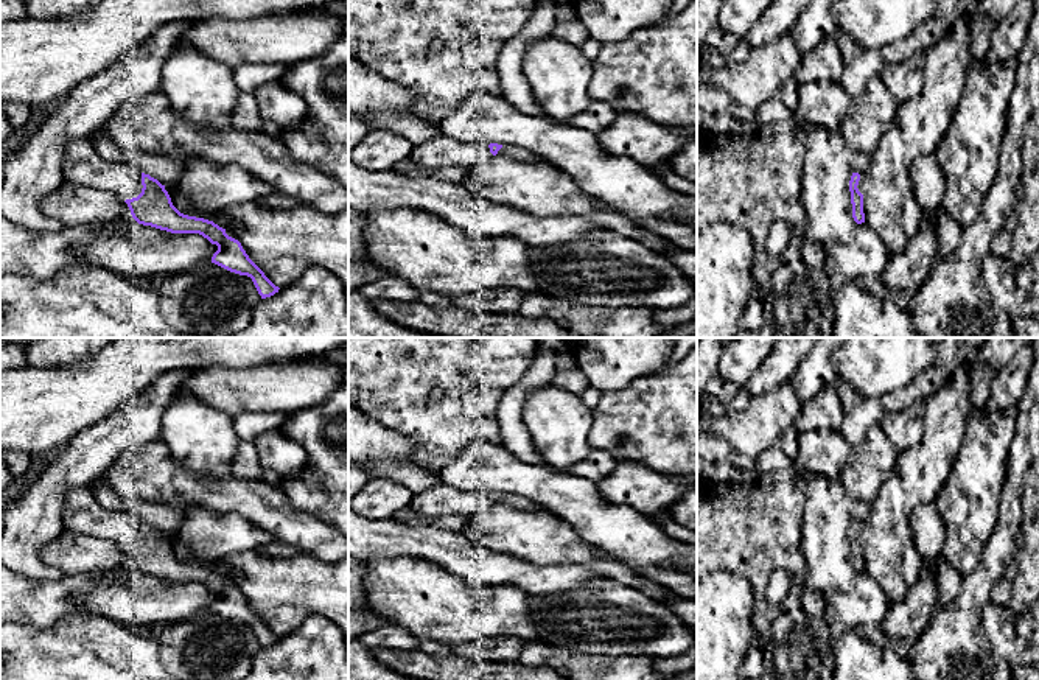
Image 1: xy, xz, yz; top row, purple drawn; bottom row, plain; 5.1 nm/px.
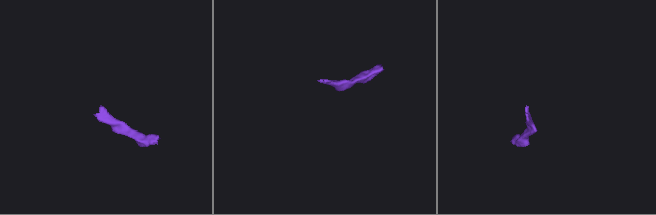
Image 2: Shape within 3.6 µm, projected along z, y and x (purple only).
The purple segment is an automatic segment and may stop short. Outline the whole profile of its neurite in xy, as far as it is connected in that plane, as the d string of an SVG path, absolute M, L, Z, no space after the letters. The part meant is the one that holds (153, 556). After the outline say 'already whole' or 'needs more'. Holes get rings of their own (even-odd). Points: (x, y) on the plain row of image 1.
M79 487L65 496L62 523L73 532L114 540L128 552L138 573L171 582L202 584L218 594L212 612L250 626L261 647L278 641L280 636L249 607L241 591L226 582L226 577L213 570L180 562L173 554L165 534L132 512L103 509L89 487Z | needs more

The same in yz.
M852 521L849 529L851 552L852 552L852 566L857 573L865 571L863 562L863 543L868 537L866 521Z | needs more

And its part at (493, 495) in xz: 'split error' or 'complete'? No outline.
split error

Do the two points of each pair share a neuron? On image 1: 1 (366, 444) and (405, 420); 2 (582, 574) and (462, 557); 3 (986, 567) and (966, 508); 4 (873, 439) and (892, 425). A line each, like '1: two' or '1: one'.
1: two
2: one
3: two
4: two

